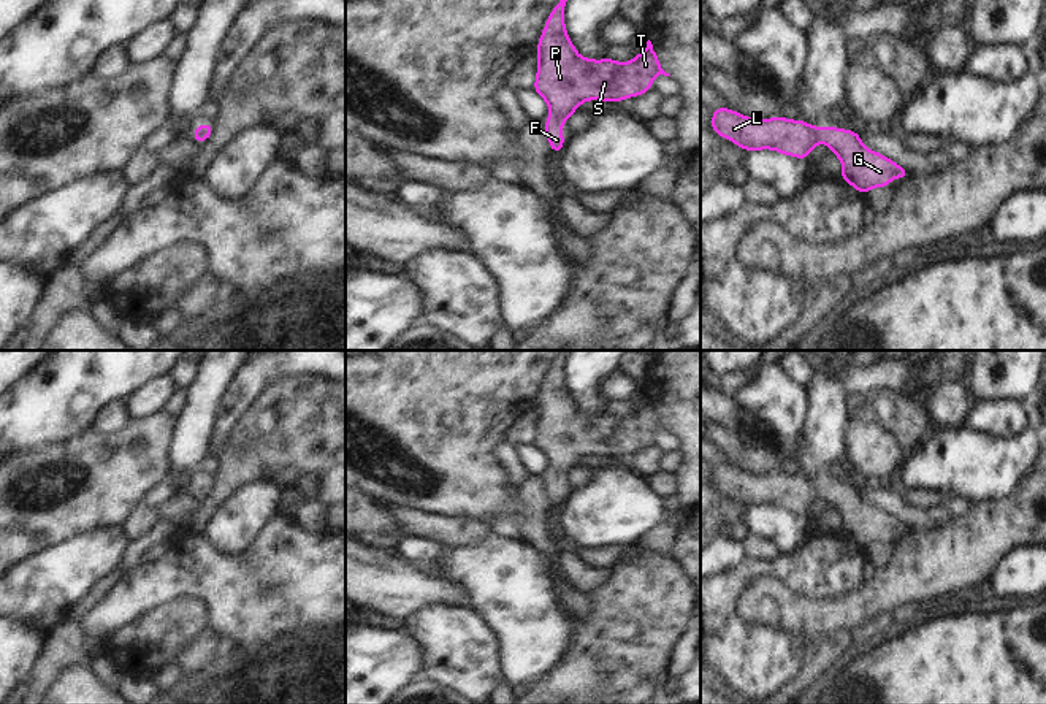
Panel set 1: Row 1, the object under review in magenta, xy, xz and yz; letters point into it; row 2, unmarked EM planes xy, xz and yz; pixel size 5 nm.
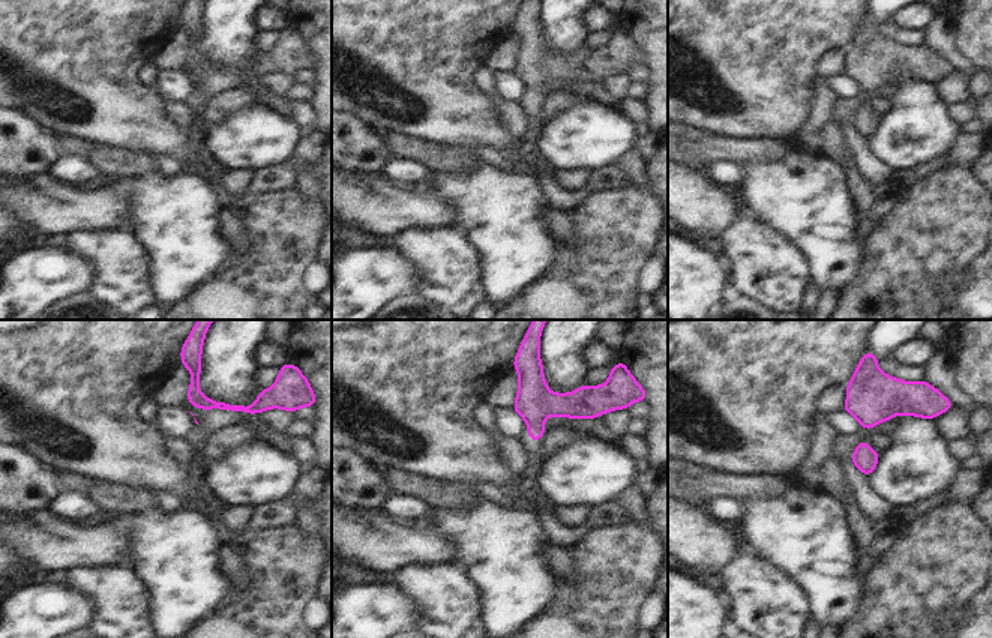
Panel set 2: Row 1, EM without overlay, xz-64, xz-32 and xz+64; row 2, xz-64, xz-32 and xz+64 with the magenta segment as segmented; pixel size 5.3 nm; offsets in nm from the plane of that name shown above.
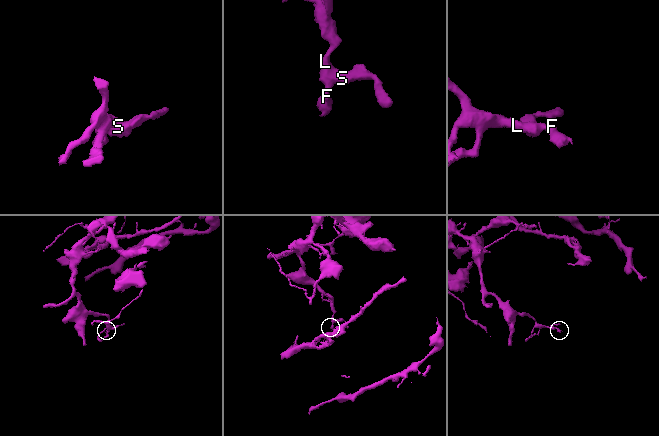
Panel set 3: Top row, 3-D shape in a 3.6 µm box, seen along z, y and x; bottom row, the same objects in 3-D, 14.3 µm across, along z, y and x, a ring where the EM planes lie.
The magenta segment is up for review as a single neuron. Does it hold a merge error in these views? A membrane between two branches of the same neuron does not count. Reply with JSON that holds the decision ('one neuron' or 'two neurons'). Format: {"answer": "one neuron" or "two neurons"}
{"answer": "one neuron"}

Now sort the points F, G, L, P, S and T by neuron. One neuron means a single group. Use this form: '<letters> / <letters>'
F G L P S T

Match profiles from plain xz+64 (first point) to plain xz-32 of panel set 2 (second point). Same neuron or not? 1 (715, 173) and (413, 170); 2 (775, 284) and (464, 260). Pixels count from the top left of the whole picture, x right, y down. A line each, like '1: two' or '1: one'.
1: one
2: one

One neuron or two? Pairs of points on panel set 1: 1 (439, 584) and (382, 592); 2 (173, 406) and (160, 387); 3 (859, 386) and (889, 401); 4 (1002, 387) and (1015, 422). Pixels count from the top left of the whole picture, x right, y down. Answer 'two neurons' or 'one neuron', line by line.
1: one neuron
2: two neurons
3: two neurons
4: two neurons

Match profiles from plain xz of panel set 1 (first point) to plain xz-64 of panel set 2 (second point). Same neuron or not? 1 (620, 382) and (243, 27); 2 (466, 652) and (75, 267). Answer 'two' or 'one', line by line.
1: two
2: two

